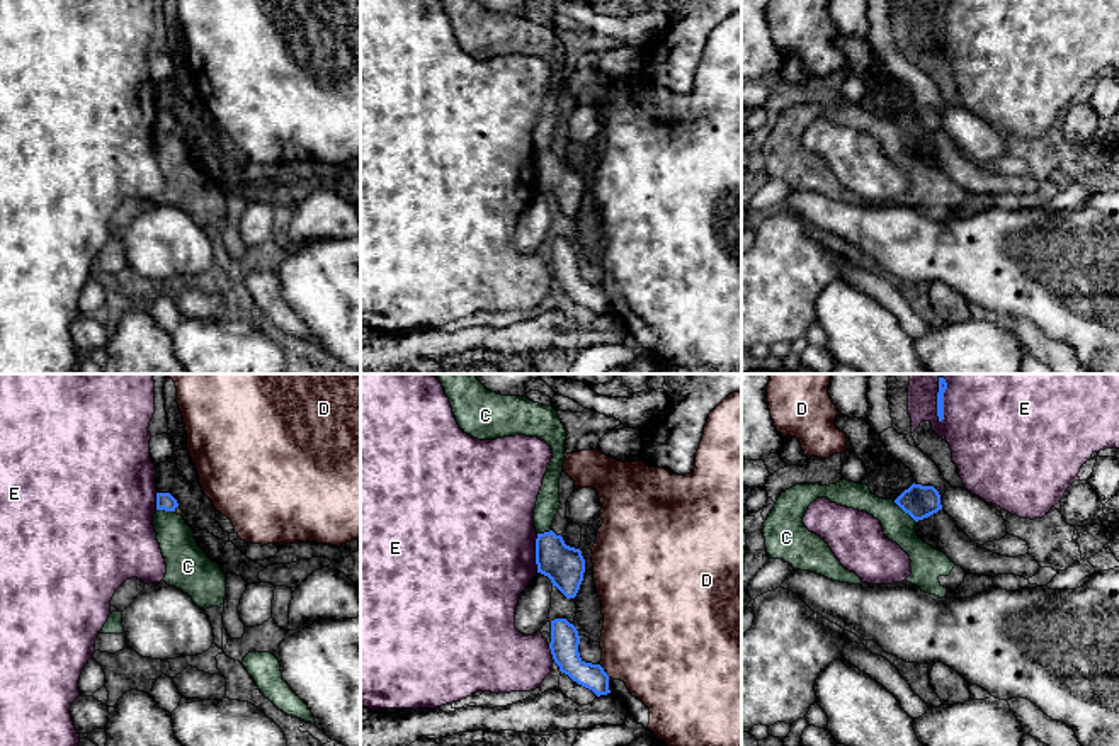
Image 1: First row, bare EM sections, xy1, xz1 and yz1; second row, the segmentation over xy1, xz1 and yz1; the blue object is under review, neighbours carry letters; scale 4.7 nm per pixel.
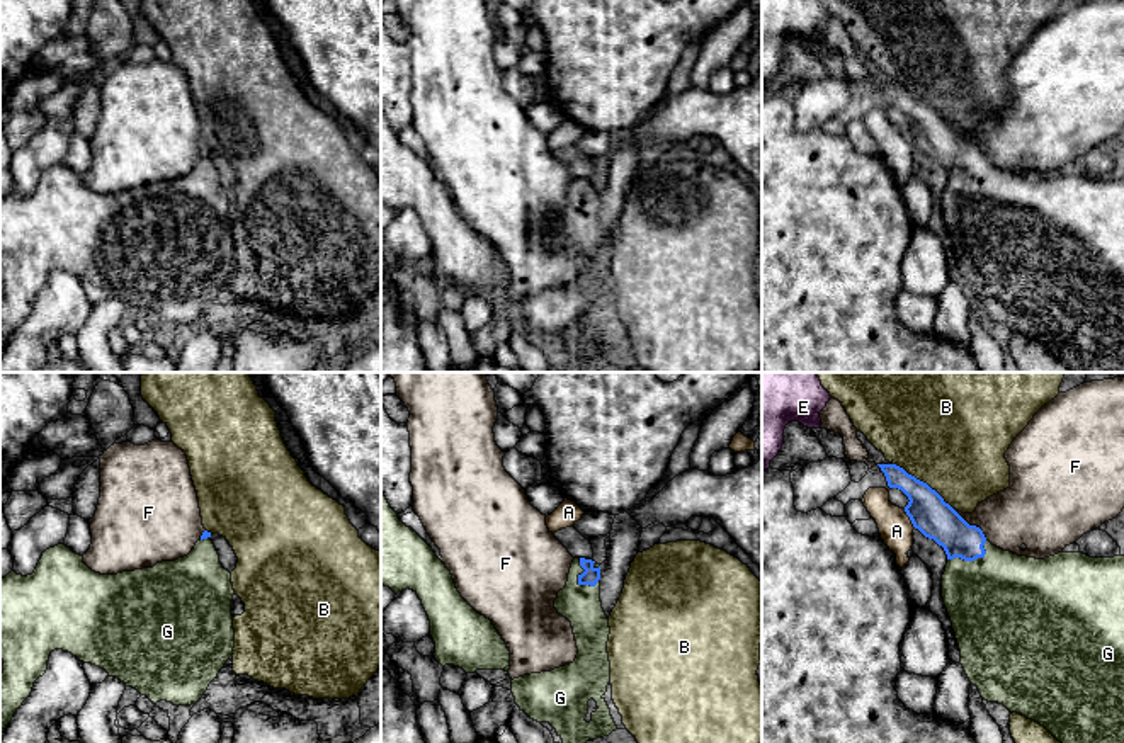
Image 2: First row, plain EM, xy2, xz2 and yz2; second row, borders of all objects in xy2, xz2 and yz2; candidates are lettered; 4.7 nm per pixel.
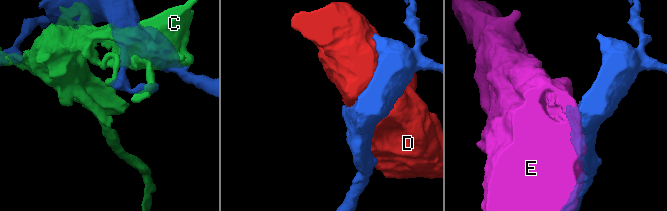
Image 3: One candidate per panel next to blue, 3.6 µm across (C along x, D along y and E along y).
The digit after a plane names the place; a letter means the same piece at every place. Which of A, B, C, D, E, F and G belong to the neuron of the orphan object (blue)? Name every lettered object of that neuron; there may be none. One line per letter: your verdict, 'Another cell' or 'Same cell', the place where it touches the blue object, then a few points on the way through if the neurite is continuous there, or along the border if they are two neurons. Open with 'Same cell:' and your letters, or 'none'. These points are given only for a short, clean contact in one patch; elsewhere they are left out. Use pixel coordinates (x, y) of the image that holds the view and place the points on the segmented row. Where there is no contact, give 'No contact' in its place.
Same cell: G
A: Another cell. Touches blue at yz2 (910, 519). Boundary: yz2 (905, 514), (915, 527)
B: Another cell. Touches blue at yz2 (922, 482)
C: Another cell. Touches blue at yz1 (905, 512). Boundary: yz1 (893, 500), (915, 522)
D: Another cell. Touches blue at xz1 (604, 672)
E: Another cell. Touches blue at xz1 (536, 553)
F: Another cell. Touches blue at yz2 (971, 526). Boundary: yz2 (953, 509), (970, 524), (975, 524), (987, 539)
G: Same cell. Touches blue at yz2 (971, 560). Path across: yz2 (937, 521), (968, 551), (971, 560), (983, 587), (1000, 604)

